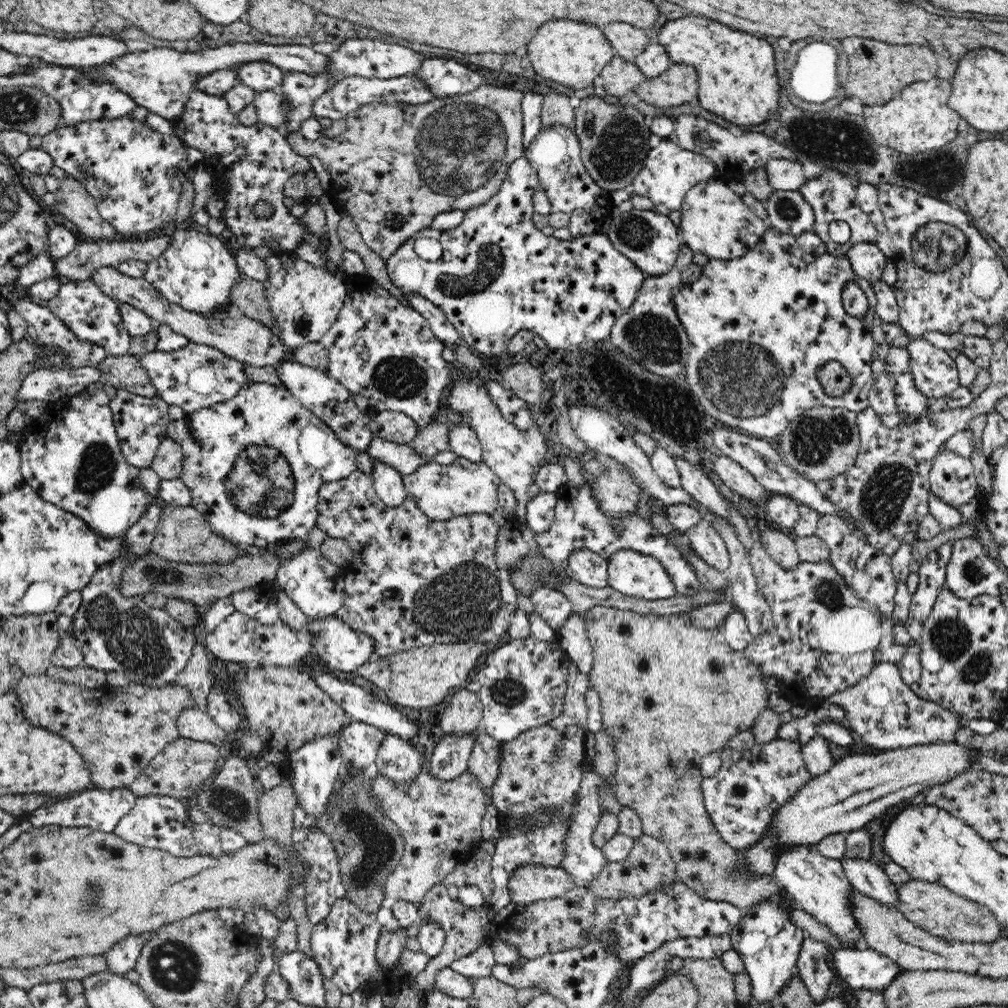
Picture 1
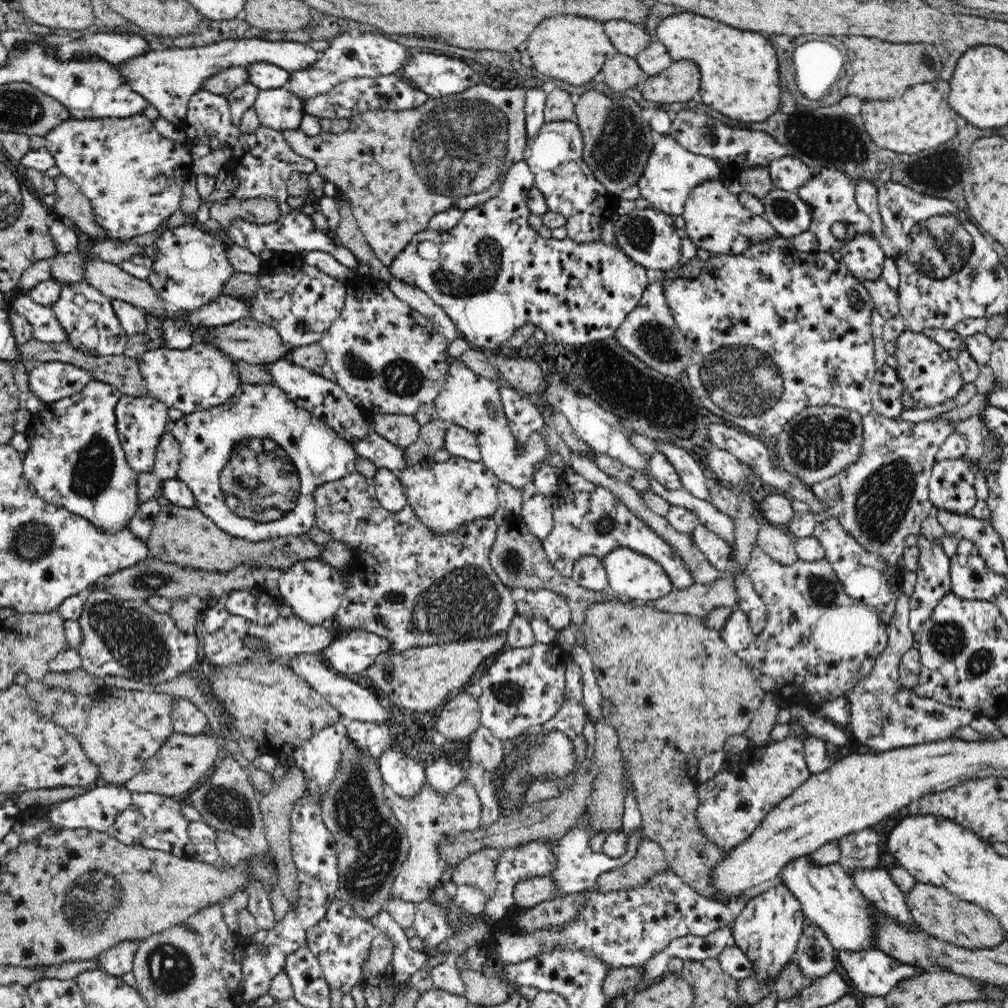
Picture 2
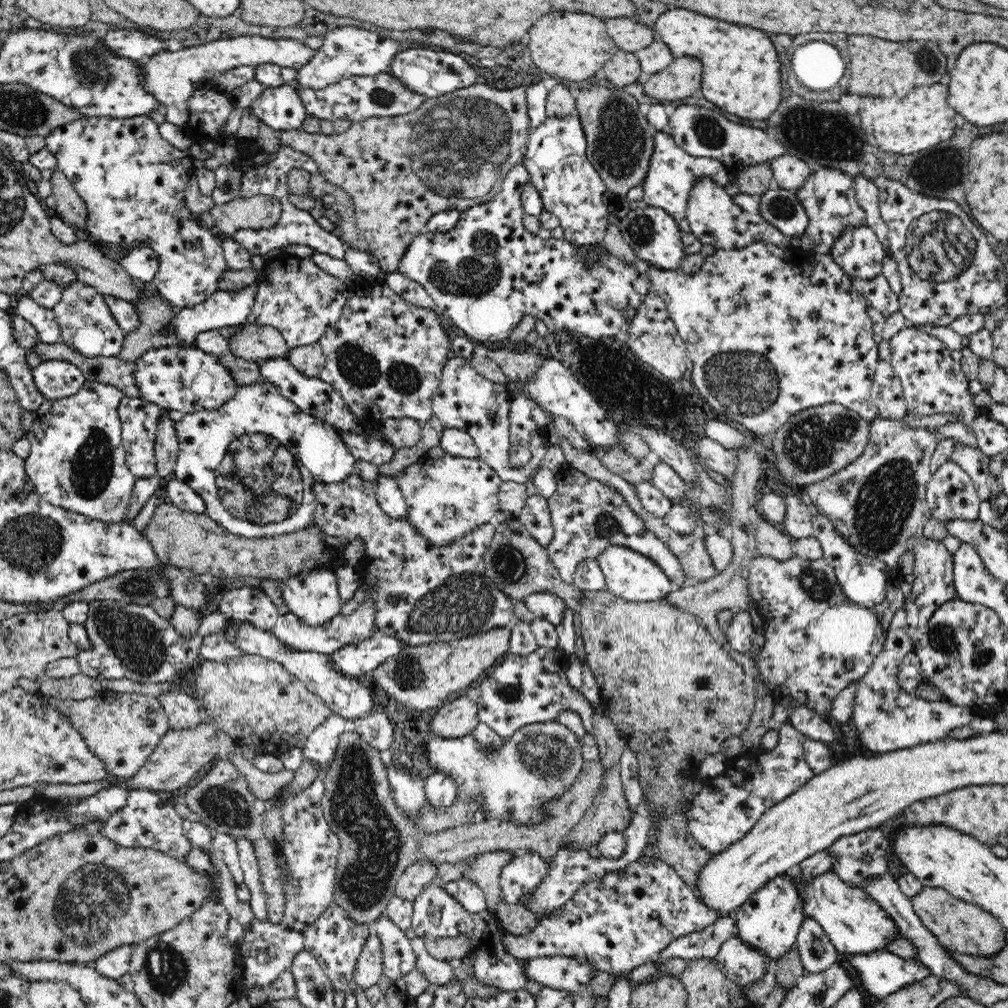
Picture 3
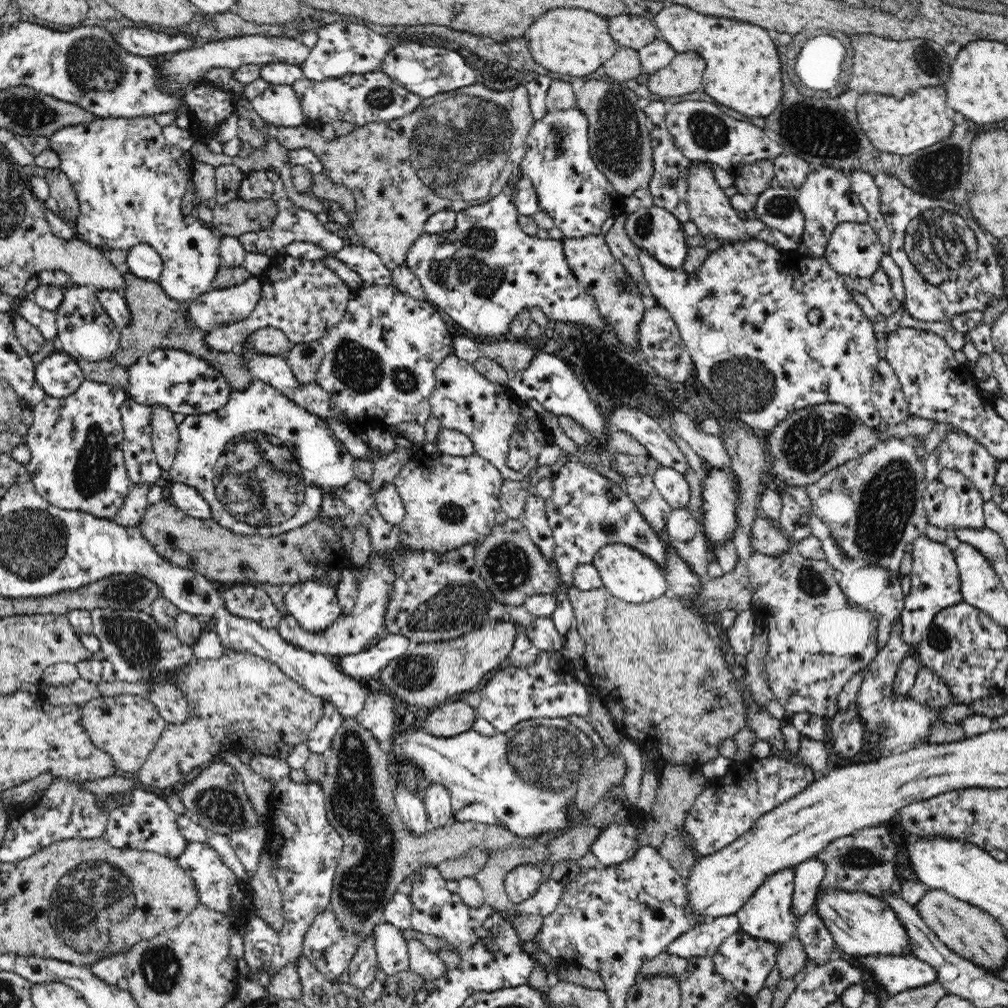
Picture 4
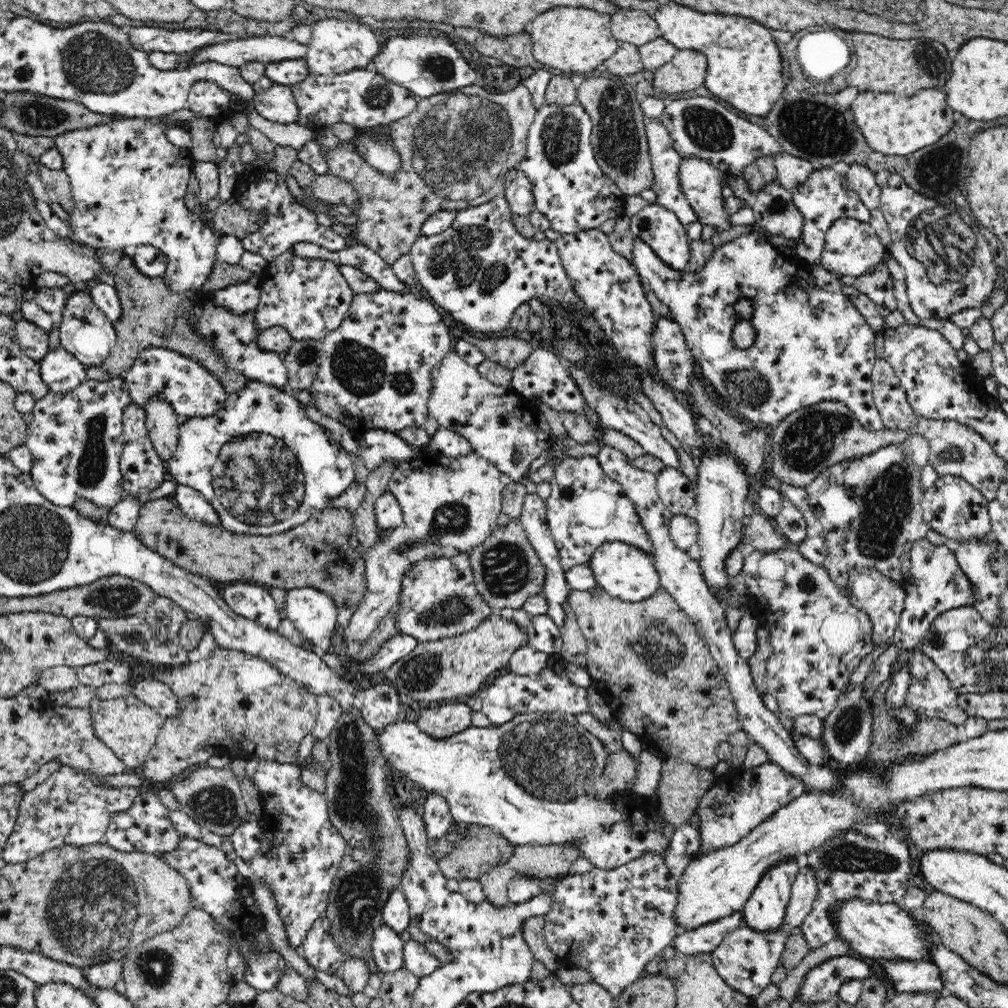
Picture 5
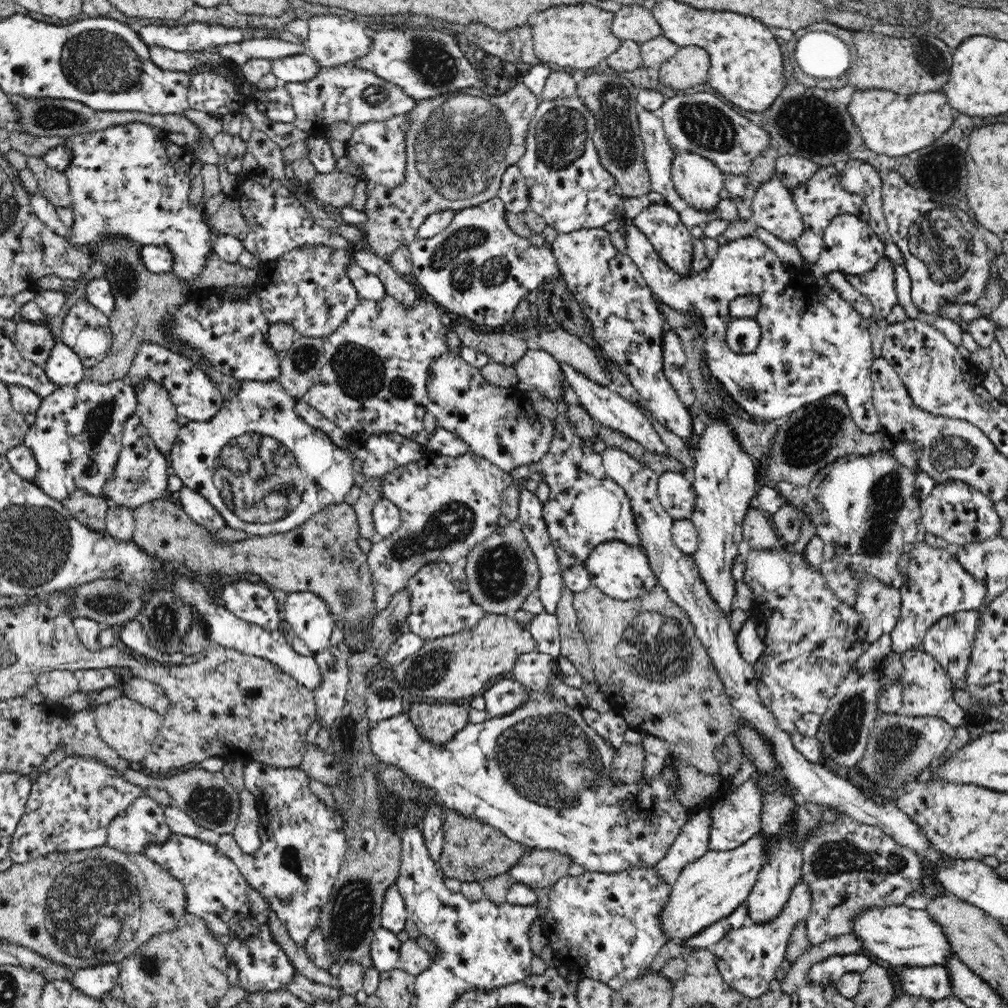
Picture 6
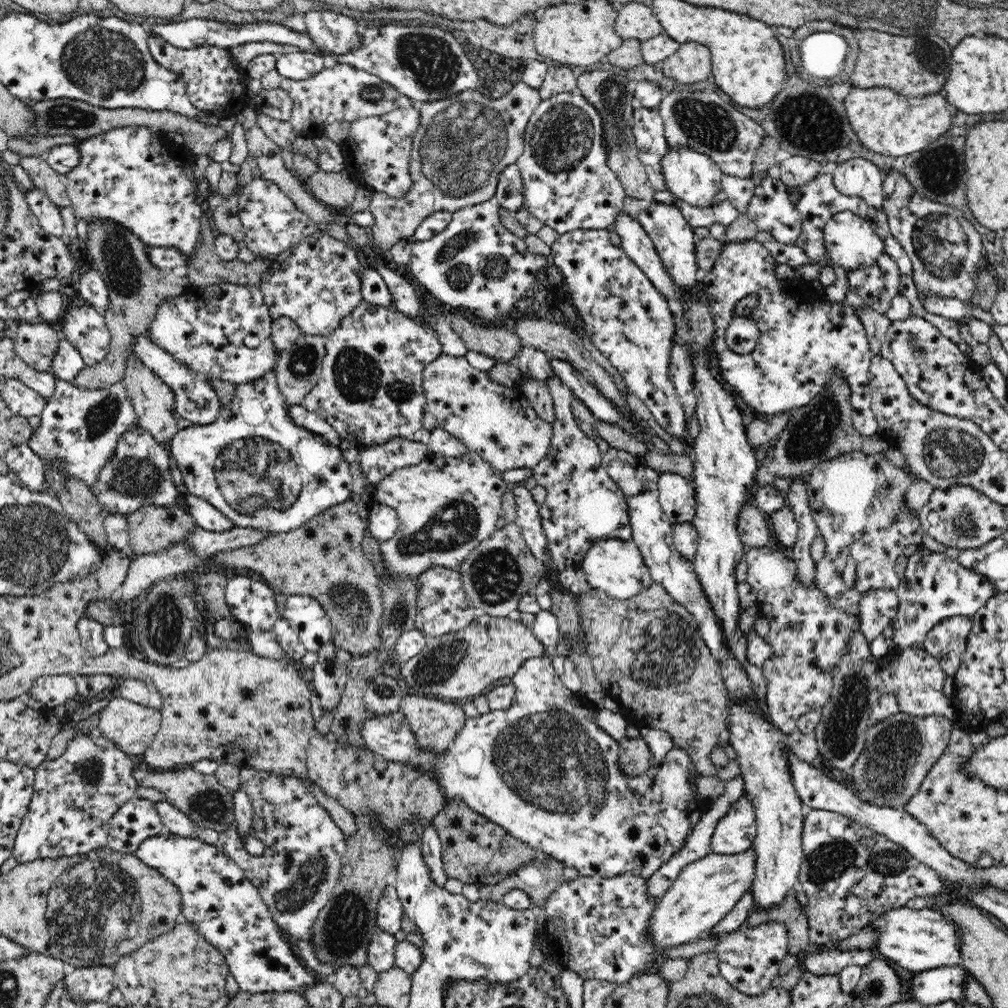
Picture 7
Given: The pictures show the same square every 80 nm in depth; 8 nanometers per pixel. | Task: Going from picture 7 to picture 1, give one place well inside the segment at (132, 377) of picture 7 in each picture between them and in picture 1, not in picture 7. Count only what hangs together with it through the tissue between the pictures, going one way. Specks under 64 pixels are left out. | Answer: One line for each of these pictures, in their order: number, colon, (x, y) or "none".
1: (167, 463)
2: (168, 455)
3: (166, 443)
4: (165, 435)
5: (163, 428)
6: (158, 413)

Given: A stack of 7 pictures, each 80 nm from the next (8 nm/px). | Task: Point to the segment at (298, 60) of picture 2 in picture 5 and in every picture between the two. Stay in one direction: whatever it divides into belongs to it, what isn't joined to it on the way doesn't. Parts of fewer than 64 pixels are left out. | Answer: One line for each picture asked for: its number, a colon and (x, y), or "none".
3: (171, 76)
4: (179, 72)
5: (235, 52)

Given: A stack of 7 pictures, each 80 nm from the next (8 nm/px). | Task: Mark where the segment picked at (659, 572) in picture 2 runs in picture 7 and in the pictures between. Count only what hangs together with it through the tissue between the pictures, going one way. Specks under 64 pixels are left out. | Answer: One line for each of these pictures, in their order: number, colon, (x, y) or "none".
3: (630, 575)
4: (626, 573)
5: (625, 572)
6: (622, 571)
7: (616, 567)

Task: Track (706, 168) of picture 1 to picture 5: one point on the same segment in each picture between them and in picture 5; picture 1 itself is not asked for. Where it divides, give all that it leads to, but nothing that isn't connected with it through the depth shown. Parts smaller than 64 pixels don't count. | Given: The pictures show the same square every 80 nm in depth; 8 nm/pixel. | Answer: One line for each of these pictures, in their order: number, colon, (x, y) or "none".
2: (671, 172)
3: (672, 172)
4: (668, 184)
5: (665, 159)

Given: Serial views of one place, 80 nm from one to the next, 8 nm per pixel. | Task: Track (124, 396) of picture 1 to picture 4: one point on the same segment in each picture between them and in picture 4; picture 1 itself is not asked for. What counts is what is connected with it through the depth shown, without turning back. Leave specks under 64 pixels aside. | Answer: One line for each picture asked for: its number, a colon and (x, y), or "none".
2: (141, 421)
3: (139, 418)
4: (141, 464)

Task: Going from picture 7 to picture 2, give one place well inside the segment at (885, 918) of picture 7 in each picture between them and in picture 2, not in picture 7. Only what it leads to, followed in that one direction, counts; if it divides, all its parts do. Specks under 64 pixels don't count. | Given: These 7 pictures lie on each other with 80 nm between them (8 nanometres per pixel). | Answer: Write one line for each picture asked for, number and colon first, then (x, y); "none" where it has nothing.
2: (827, 894)
3: (855, 923)
4: (861, 925)
5: (872, 929)
6: (898, 935)

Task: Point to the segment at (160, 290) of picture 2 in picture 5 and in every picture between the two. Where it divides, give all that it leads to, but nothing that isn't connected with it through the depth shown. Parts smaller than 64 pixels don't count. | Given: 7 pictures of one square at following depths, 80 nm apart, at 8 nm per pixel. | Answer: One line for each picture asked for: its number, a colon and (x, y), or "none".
3: (131, 179)
4: (129, 181)
5: (128, 181)

